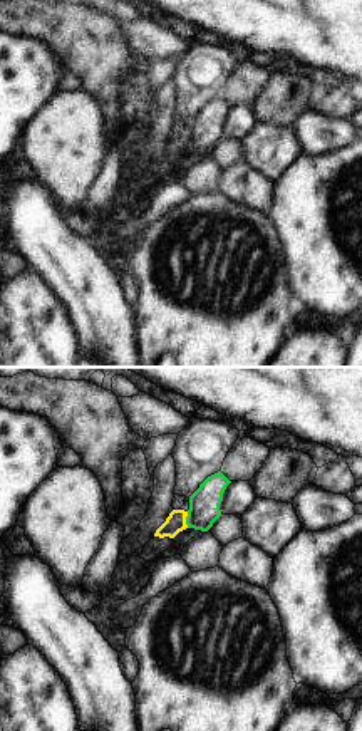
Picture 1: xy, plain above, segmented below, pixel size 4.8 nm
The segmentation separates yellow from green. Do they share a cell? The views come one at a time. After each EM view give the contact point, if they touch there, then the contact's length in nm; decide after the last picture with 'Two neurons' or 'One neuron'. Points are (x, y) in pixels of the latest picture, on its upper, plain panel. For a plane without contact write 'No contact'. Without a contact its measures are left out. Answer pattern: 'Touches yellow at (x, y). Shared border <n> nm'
Touches yellow at (185, 145). Shared border 80 nm

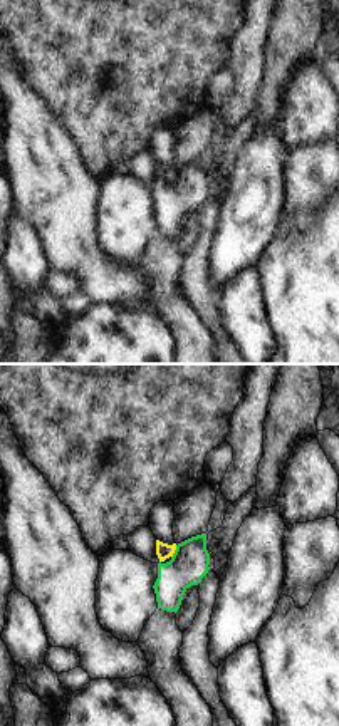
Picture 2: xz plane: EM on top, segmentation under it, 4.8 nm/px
Touches yellow at (173, 176). Shared border 70 nm

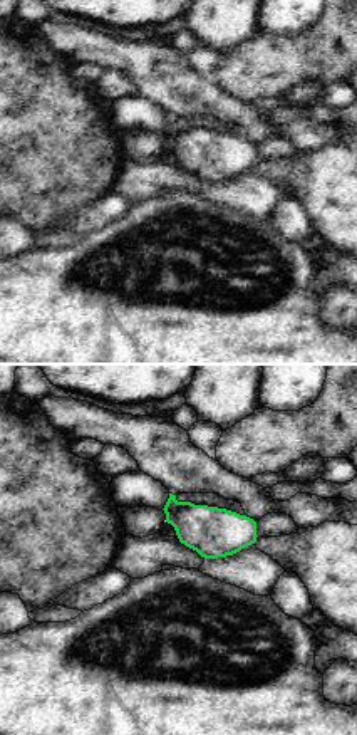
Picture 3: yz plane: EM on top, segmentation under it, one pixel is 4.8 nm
No contact

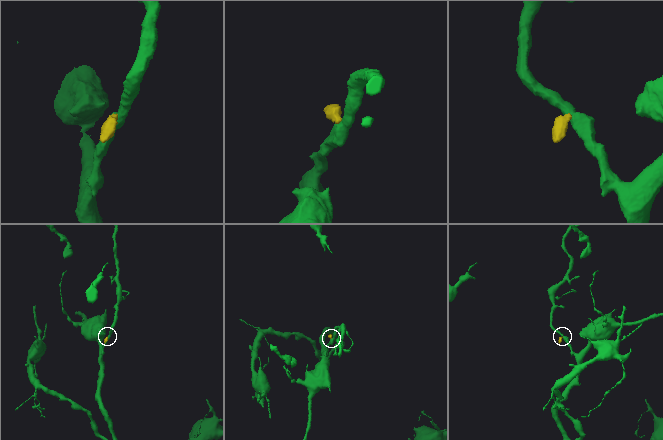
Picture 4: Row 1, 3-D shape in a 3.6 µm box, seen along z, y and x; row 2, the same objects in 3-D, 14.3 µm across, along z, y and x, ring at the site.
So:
Two neurons

